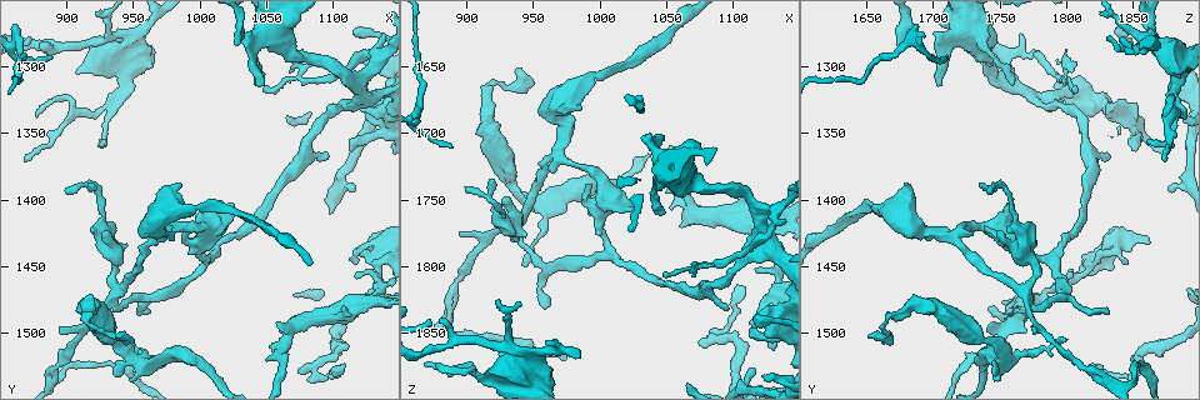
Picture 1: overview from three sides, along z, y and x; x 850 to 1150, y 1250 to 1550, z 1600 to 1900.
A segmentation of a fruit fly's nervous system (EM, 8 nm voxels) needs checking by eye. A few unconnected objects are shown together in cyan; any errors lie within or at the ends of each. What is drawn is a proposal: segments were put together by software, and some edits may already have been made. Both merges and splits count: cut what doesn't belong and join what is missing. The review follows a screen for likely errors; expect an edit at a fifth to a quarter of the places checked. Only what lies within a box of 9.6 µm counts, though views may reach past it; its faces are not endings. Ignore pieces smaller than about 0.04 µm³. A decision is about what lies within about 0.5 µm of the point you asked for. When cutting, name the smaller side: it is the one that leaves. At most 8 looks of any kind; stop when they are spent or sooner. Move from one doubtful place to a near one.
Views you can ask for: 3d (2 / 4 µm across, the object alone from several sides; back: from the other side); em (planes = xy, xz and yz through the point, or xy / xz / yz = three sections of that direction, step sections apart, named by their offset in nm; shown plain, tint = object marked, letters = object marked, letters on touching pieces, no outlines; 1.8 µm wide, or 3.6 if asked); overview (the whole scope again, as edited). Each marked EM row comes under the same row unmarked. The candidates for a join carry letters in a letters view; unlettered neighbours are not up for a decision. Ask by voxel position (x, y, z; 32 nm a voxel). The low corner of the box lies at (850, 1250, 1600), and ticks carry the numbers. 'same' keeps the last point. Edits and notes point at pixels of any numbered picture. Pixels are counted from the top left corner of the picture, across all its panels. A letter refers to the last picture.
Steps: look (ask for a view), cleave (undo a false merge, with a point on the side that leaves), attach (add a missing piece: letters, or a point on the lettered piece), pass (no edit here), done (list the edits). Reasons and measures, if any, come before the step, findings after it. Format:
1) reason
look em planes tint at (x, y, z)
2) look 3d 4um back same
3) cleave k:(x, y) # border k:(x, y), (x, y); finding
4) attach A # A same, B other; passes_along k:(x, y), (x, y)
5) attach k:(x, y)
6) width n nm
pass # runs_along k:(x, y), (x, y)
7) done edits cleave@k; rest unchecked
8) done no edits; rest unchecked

branch stops here
look 3d 4um at (1022, 1402, 1758)

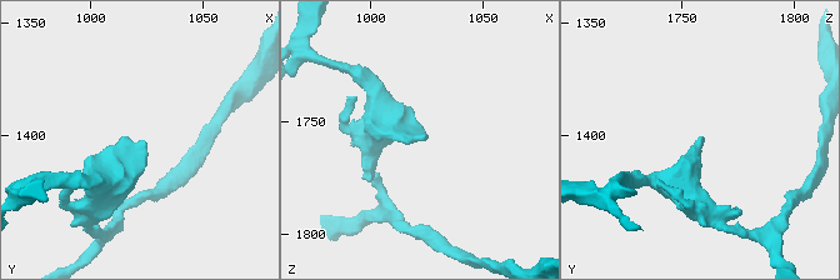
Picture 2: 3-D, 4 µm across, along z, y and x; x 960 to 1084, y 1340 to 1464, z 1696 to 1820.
shape alone is not enough
look em planes letters at (1022, 1402, 1757)

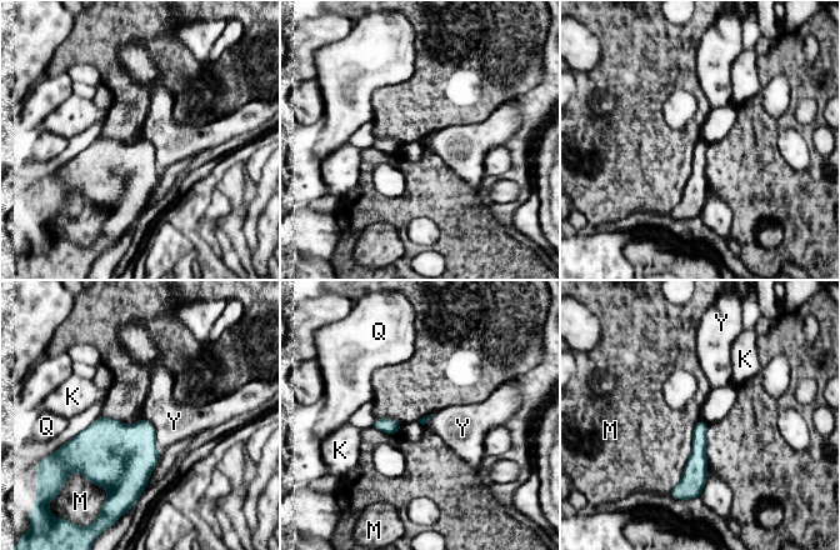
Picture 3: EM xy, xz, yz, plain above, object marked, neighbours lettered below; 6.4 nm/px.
pass # K other, M other, Q other, Y other; border 3:(700, 418), (683, 476), (669, 493); no lettered piece goes on from it

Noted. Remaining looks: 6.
thick turns thin
look 3d 4um at (1122, 1438, 1840)

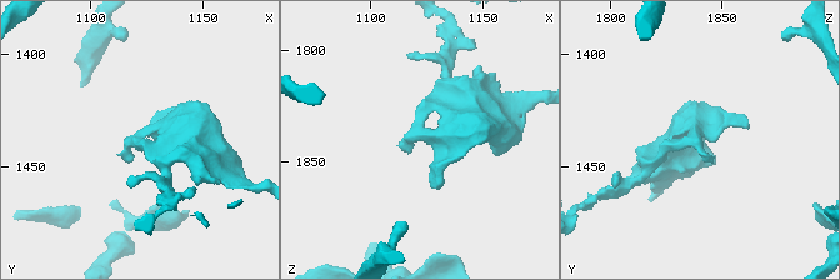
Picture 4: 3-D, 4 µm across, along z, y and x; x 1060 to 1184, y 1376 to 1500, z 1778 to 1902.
now the EM
look em xz step 4 tint at (1124, 1434, 1840)

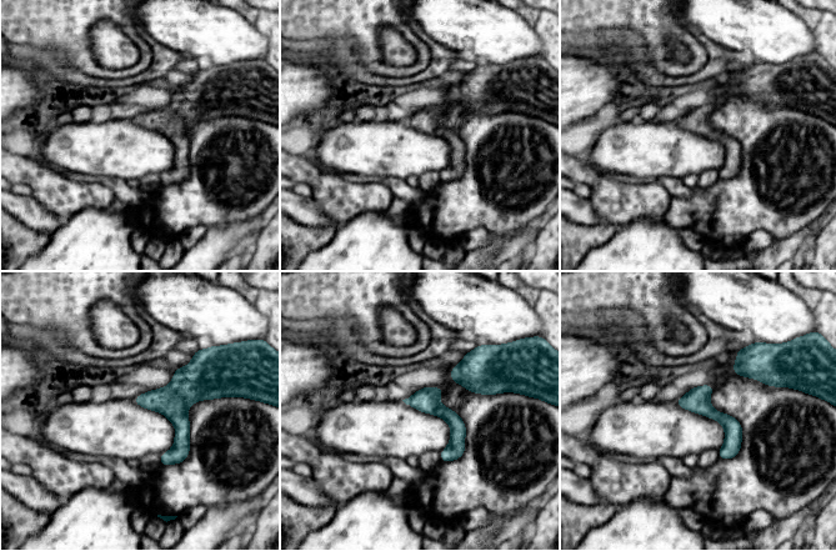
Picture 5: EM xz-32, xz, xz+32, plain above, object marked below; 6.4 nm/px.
look em planes letters same

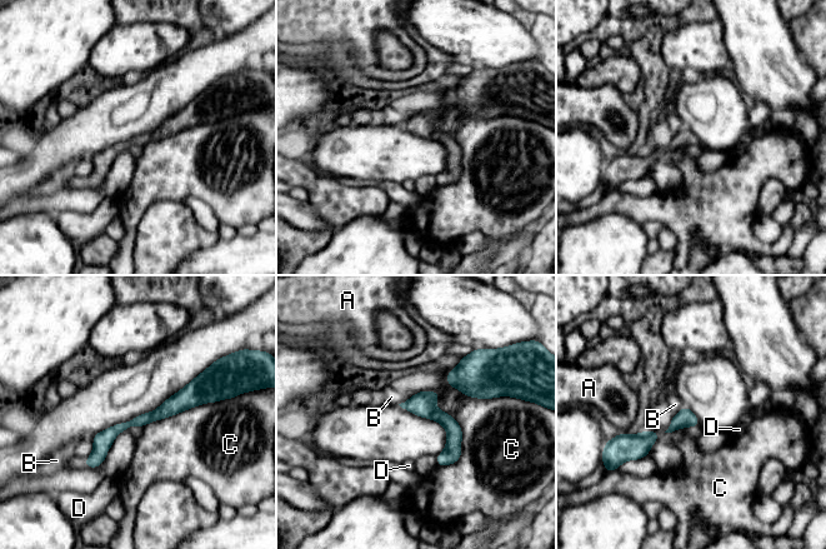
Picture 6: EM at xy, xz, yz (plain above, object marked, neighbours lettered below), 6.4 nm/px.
pass # A other, B other, C other, D other; one neuron here

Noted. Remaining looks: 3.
free end
look 3d 2um back at (1114, 1394, 1876)

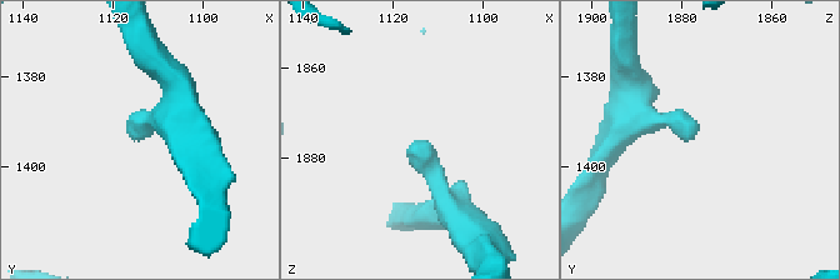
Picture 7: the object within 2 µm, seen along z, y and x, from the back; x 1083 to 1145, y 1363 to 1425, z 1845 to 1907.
need the tissue
look em planes letters at (1115, 1393, 1877)

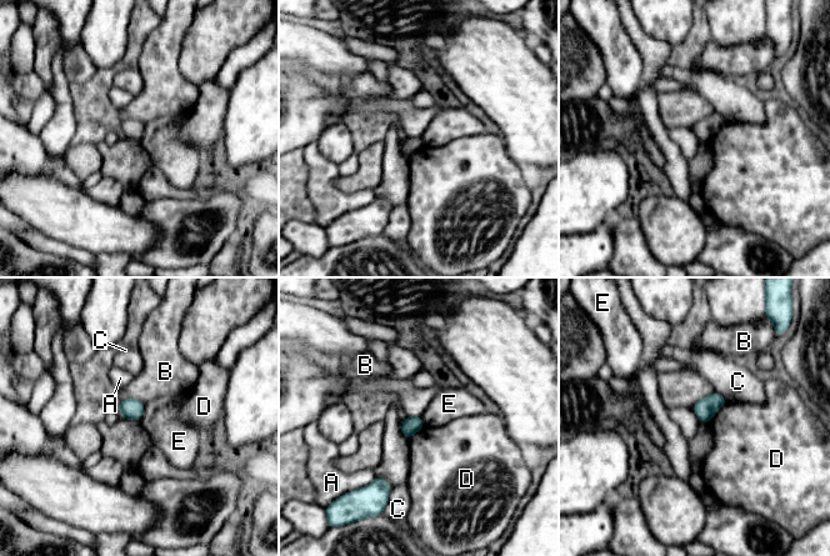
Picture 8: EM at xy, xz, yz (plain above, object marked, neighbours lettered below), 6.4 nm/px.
width 110 nm
pass # A other, B other, C other, D other, E other; no lettered piece goes on from it

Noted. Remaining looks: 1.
done no edits; rest unchecked

